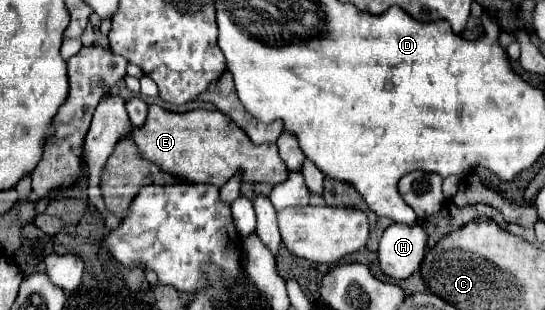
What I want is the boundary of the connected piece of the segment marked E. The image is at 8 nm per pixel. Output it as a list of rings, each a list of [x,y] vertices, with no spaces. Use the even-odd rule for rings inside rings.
[[[150,105],[148,119],[142,129],[132,129],[140,155],[164,171],[184,177],[190,183],[212,183],[222,187],[240,173],[242,183],[282,183],[288,179],[288,167],[278,155],[276,143],[252,145],[248,135],[220,111],[194,109],[188,113],[172,113],[160,105]]]

